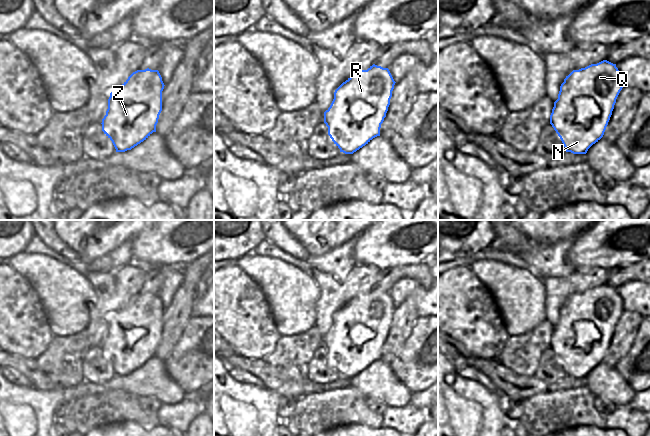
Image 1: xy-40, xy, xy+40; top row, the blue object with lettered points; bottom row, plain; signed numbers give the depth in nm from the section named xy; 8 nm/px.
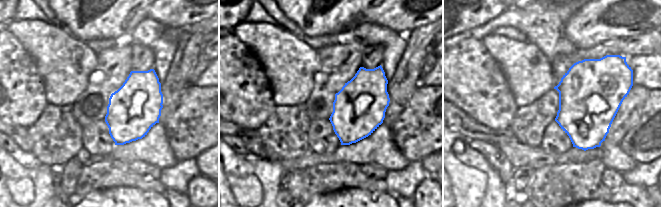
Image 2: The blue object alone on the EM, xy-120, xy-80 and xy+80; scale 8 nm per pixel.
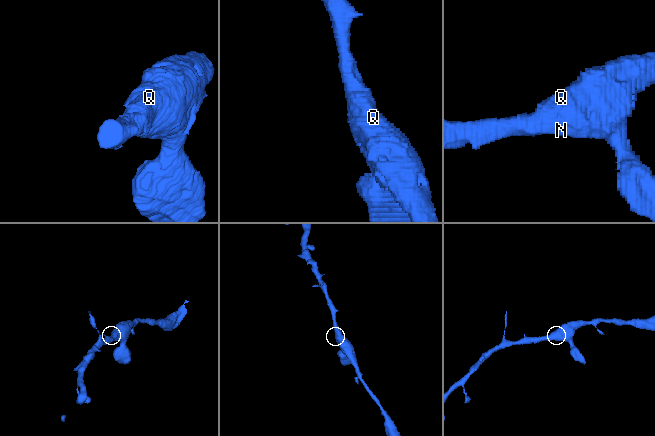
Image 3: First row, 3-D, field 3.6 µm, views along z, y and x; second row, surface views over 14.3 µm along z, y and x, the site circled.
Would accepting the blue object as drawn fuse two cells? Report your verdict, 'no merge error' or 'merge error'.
no merge error

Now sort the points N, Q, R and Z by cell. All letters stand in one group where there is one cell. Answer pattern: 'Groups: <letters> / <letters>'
Groups: N Q R Z

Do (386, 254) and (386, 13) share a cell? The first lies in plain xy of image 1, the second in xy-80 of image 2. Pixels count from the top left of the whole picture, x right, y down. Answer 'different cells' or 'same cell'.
same cell

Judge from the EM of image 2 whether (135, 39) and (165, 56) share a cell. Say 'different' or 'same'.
same

